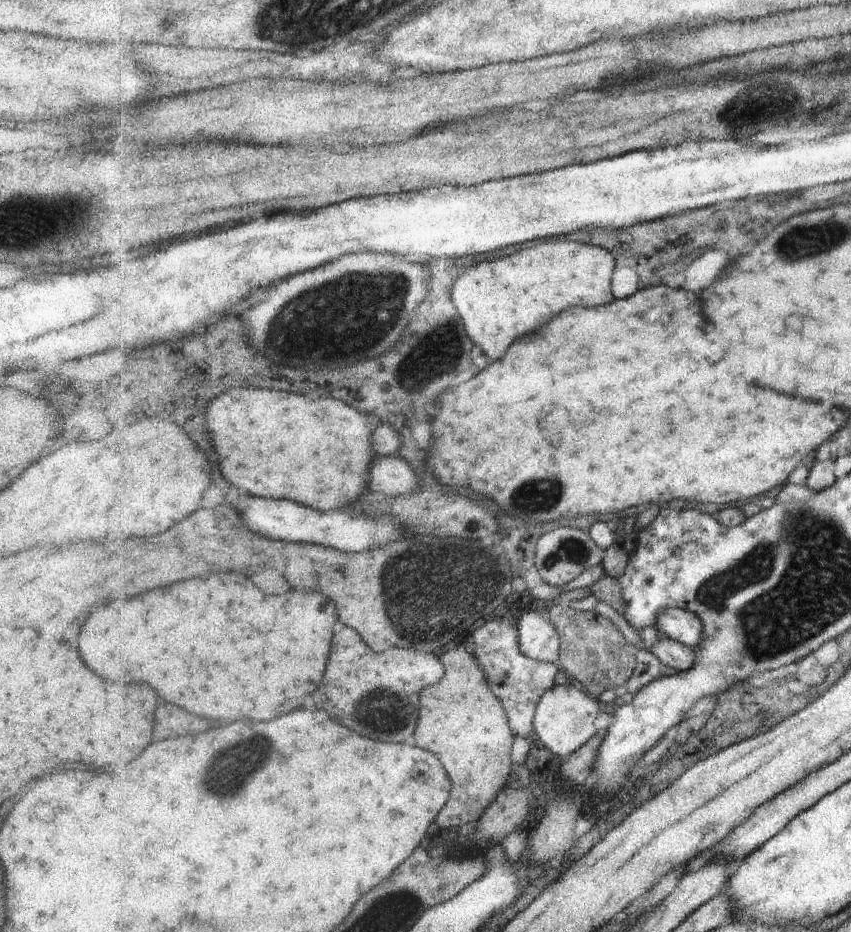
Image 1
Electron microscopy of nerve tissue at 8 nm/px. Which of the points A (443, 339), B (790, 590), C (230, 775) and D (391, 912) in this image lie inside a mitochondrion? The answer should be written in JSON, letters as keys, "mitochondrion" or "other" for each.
{"A":"mitochondrion","B":"mitochondrion","C":"mitochondrion","D":"mitochondrion"}

